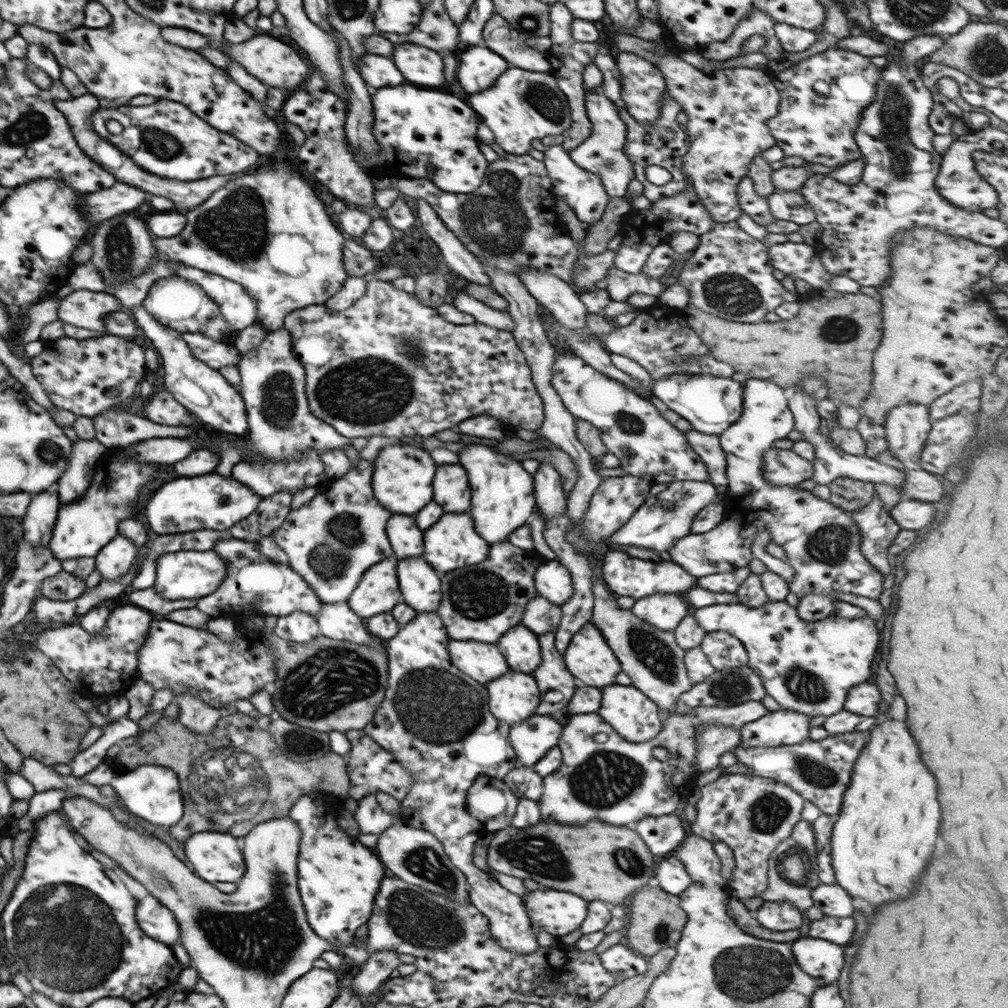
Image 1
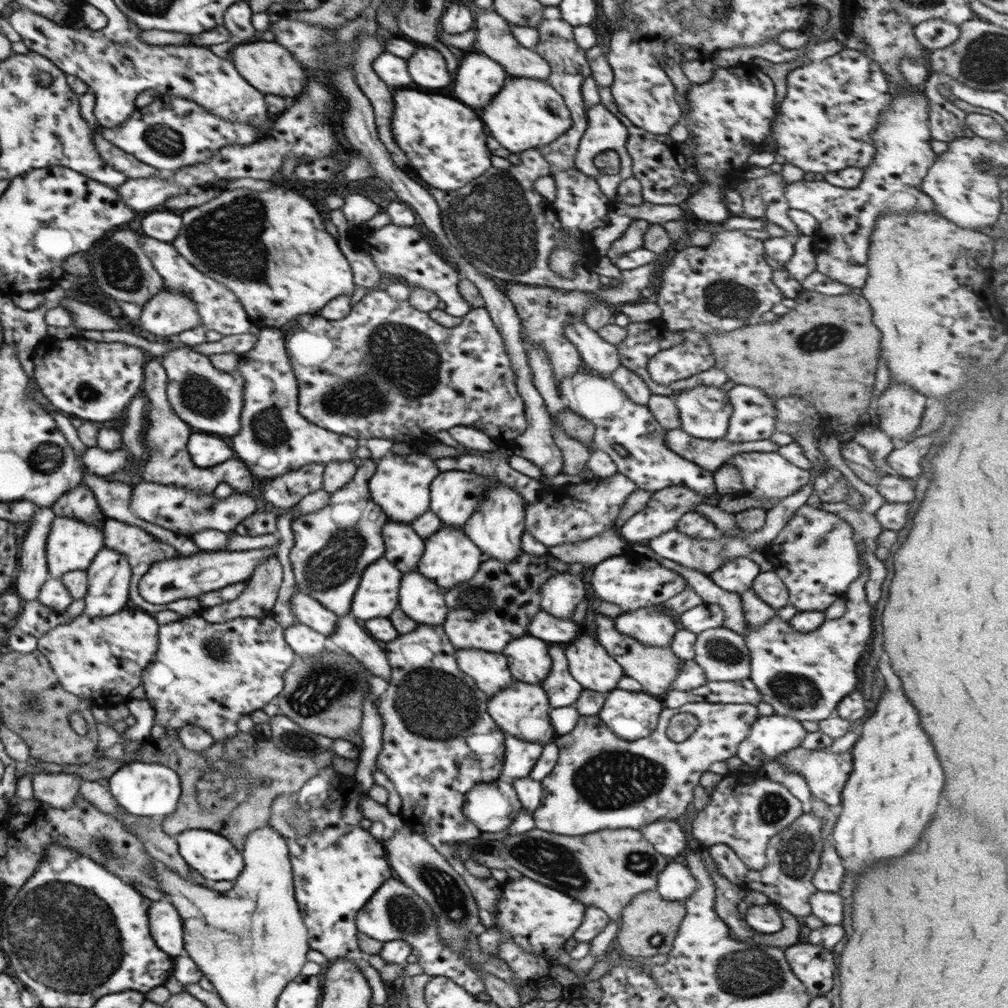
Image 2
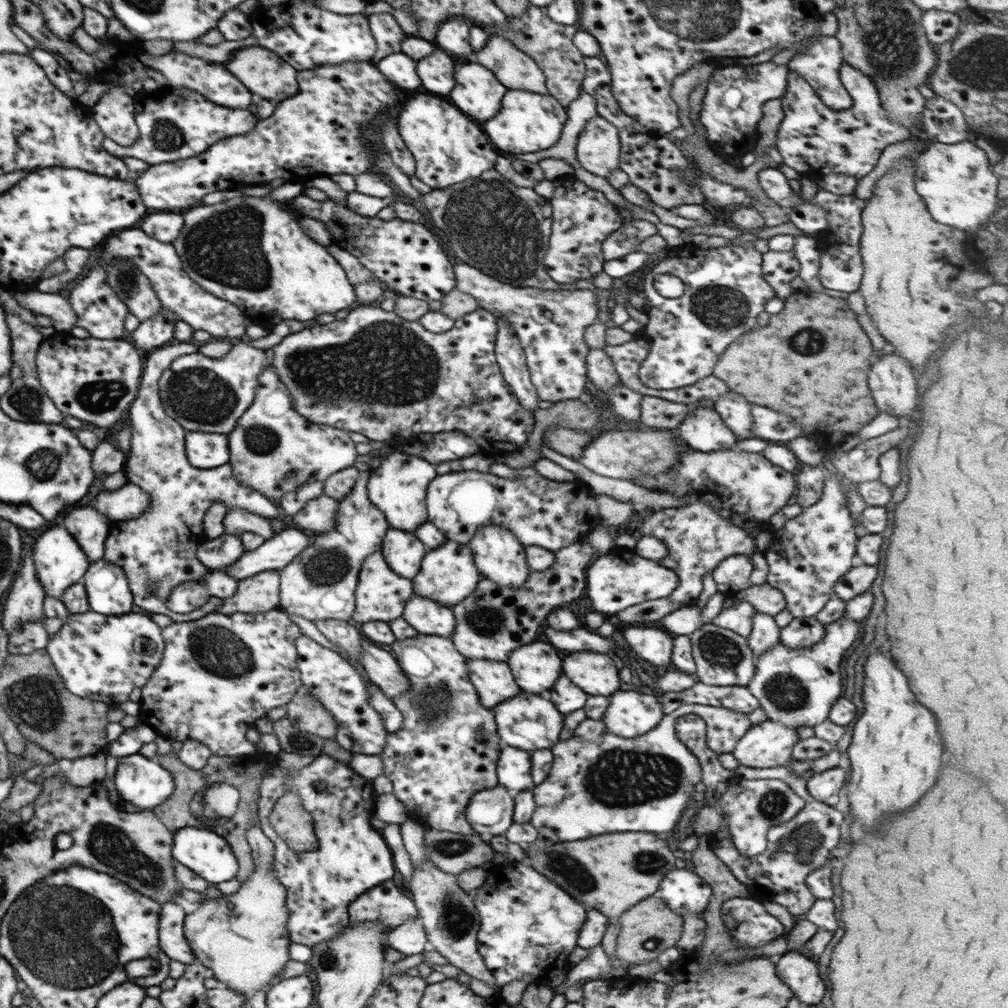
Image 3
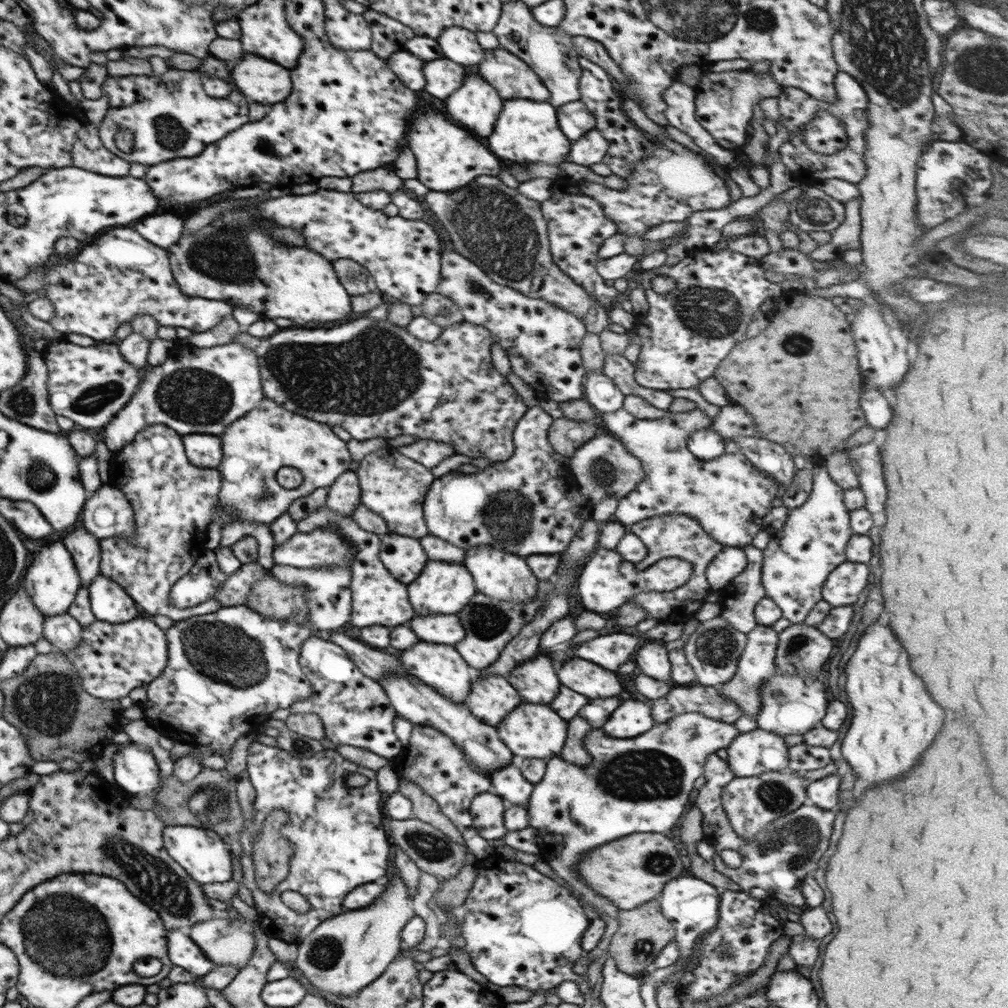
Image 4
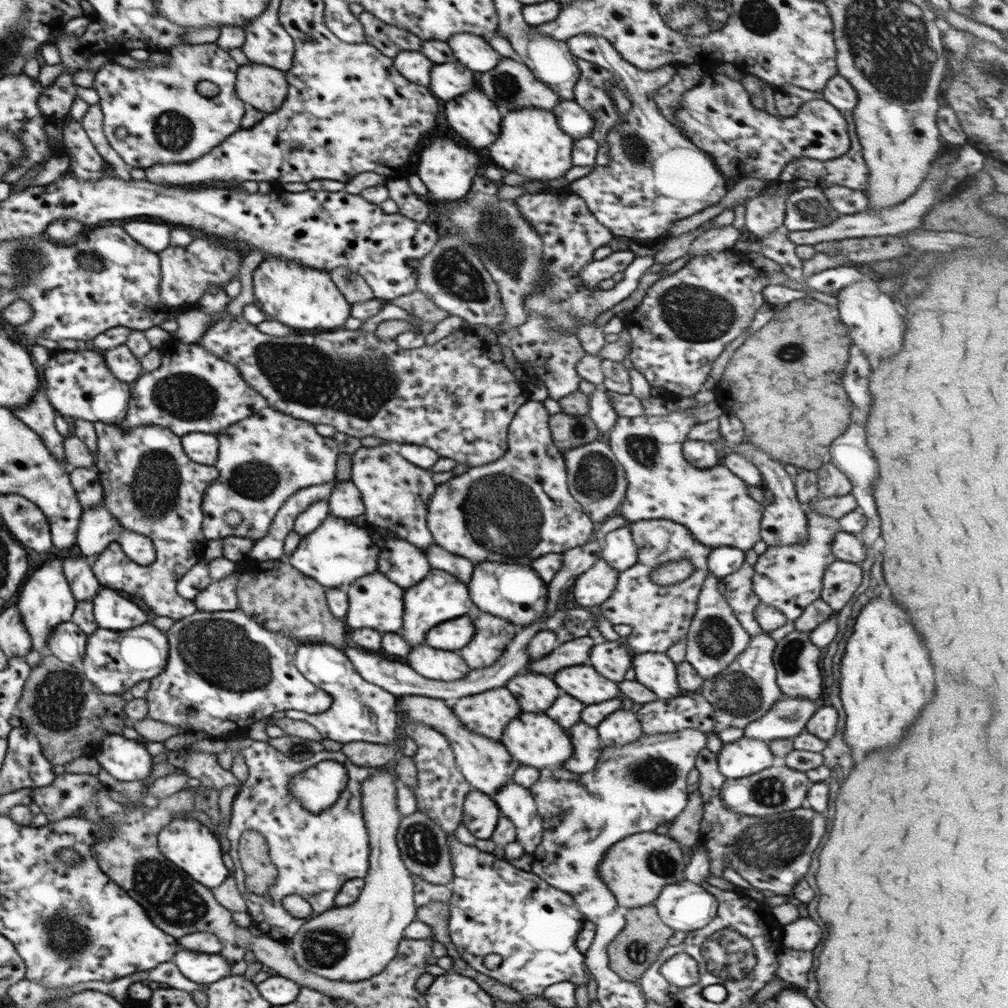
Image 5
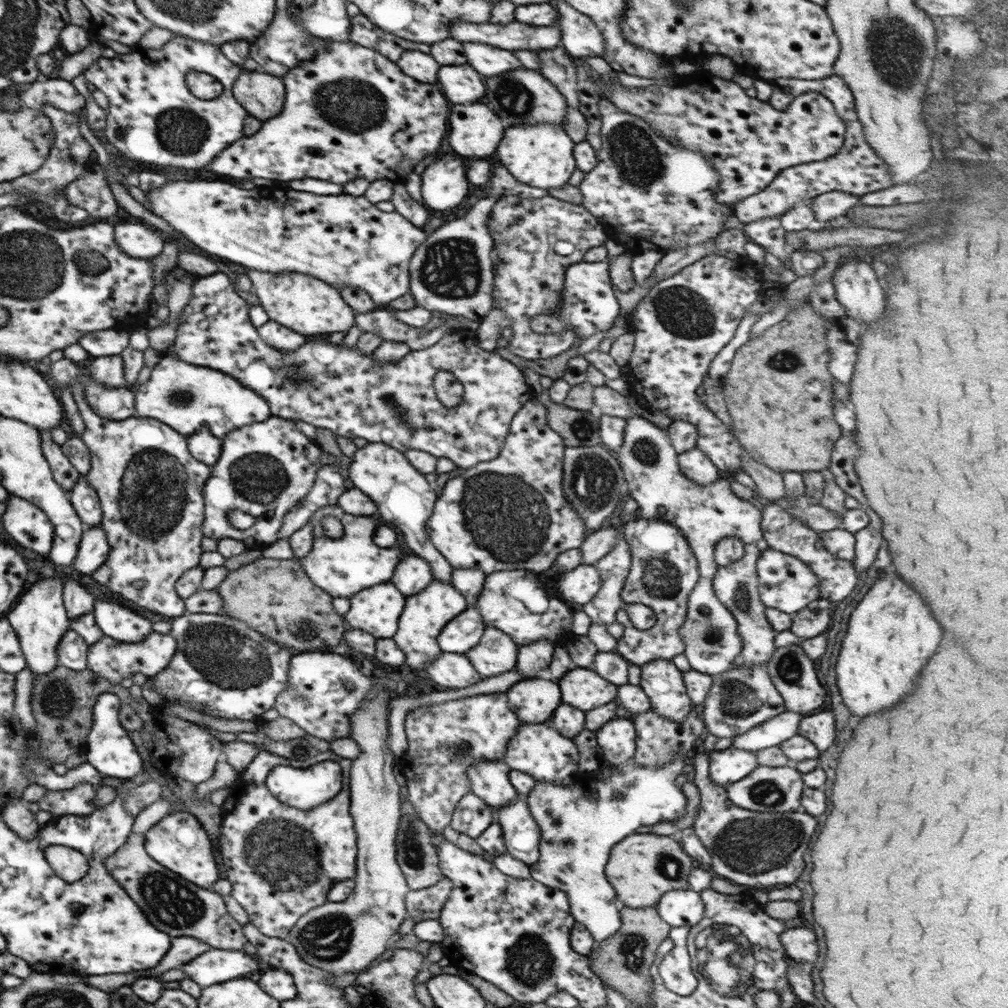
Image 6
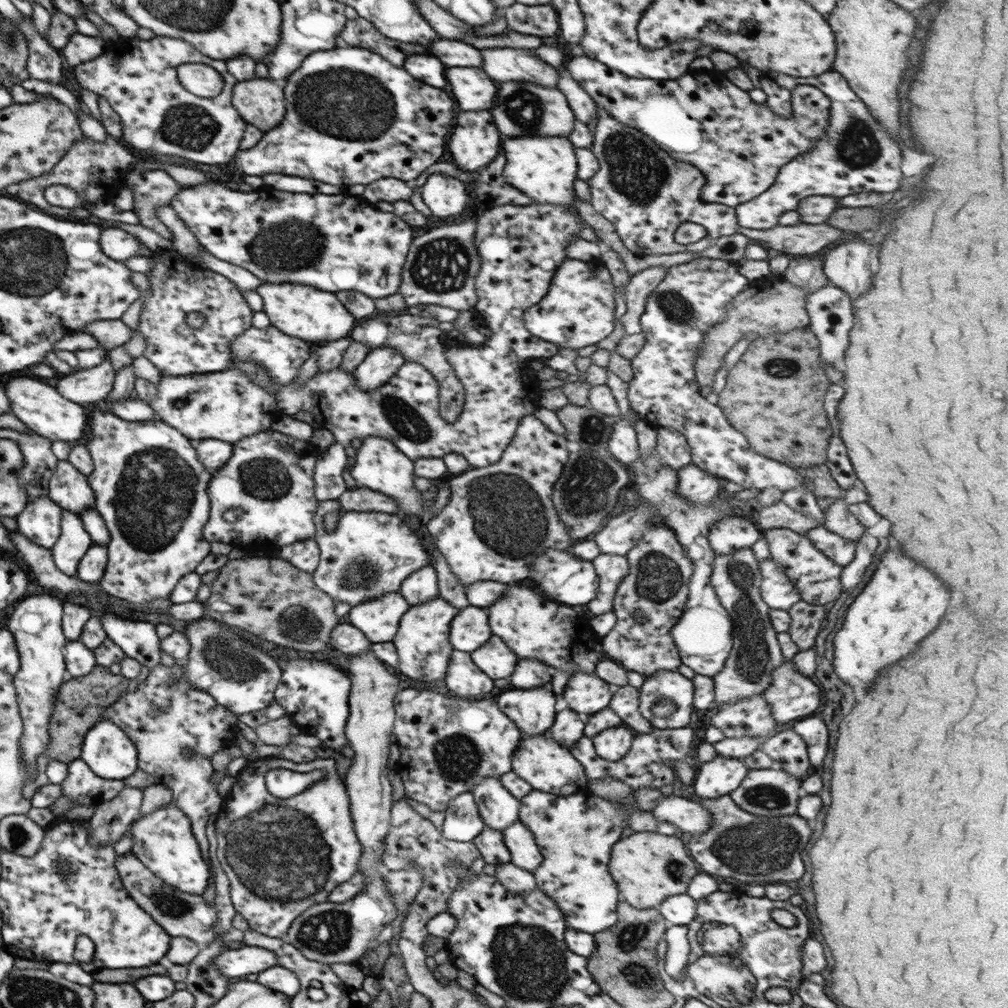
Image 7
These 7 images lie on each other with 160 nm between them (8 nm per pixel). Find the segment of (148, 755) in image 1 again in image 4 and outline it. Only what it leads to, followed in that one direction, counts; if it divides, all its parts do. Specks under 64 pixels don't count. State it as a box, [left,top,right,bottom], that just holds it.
[154,767,244,858]

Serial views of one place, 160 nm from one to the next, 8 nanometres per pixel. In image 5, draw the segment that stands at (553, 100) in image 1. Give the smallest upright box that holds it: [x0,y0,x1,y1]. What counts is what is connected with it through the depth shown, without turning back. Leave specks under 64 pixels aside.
[487,108,573,181]

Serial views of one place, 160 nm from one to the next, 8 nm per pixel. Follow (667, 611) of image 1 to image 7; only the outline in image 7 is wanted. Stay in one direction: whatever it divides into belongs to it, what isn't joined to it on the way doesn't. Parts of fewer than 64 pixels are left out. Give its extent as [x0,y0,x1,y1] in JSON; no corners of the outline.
[638,671,693,729]

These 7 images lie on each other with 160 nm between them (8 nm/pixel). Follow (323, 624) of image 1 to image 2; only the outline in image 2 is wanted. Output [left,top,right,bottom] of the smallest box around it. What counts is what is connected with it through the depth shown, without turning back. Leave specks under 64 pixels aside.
[327,614,391,680]

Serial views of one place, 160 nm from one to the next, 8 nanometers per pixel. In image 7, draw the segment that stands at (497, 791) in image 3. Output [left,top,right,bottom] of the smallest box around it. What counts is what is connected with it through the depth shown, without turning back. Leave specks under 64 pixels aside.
[440,792,485,843]

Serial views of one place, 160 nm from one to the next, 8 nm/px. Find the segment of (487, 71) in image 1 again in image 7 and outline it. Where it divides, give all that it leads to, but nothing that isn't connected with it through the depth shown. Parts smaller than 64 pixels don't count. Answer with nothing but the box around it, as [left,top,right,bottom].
[447,112,499,172]

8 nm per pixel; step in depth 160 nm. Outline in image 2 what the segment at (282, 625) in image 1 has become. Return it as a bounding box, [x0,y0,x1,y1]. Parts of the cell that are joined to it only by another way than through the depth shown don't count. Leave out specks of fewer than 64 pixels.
[283,622,325,658]

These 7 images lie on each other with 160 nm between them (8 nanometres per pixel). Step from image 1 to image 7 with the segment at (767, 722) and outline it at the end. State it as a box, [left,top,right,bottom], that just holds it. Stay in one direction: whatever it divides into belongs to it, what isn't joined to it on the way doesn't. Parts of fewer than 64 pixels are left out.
[693,756,748,798]

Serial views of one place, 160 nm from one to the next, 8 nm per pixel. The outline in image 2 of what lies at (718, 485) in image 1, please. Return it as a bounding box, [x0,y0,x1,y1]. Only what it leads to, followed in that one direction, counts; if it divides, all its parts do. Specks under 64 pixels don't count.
[664,428,778,472]

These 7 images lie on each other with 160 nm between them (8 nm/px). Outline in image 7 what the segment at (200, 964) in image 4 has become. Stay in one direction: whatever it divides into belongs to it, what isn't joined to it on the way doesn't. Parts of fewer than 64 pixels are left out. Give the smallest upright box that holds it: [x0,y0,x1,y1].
[212,944,277,978]

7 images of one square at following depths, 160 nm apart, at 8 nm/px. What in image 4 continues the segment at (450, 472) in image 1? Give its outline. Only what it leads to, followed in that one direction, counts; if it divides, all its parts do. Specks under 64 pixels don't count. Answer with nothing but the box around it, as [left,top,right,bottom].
[422,405,593,558]

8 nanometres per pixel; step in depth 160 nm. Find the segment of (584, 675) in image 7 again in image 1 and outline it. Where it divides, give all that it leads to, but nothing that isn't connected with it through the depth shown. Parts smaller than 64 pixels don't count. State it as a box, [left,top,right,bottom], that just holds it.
[562,623,620,689]

